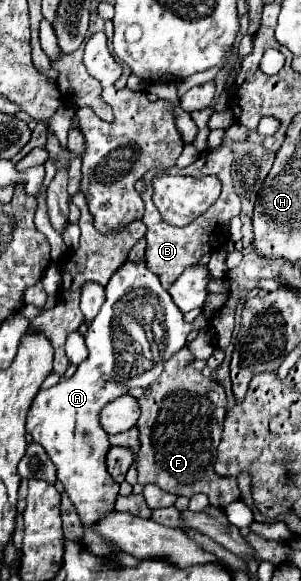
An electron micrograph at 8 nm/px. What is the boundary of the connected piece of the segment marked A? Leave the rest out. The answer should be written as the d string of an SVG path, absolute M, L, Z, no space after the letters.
M125 262L111 276L107 300L87 330L85 344L91 356L79 364L73 378L63 378L53 388L39 390L27 412L27 434L47 450L57 466L57 478L63 482L85 530L81 542L97 558L111 560L113 554L121 552L119 546L93 530L101 518L115 512L119 492L119 484L107 474L105 466L109 440L99 426L99 410L129 388L145 388L155 382L163 372L163 364L187 344L187 334L205 326L207 320L203 316L197 316L191 324L183 320L181 310L171 302L169 292L147 270L145 262Z

